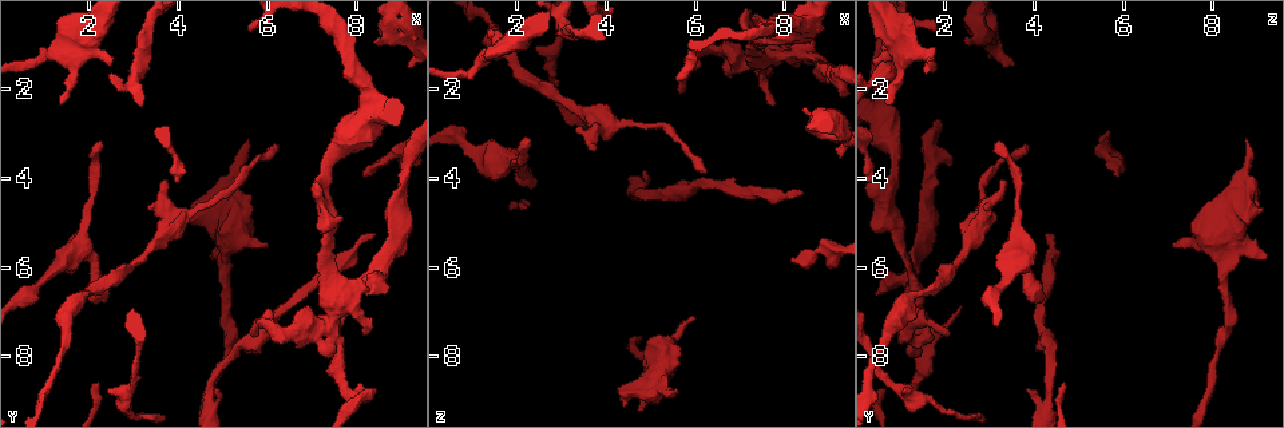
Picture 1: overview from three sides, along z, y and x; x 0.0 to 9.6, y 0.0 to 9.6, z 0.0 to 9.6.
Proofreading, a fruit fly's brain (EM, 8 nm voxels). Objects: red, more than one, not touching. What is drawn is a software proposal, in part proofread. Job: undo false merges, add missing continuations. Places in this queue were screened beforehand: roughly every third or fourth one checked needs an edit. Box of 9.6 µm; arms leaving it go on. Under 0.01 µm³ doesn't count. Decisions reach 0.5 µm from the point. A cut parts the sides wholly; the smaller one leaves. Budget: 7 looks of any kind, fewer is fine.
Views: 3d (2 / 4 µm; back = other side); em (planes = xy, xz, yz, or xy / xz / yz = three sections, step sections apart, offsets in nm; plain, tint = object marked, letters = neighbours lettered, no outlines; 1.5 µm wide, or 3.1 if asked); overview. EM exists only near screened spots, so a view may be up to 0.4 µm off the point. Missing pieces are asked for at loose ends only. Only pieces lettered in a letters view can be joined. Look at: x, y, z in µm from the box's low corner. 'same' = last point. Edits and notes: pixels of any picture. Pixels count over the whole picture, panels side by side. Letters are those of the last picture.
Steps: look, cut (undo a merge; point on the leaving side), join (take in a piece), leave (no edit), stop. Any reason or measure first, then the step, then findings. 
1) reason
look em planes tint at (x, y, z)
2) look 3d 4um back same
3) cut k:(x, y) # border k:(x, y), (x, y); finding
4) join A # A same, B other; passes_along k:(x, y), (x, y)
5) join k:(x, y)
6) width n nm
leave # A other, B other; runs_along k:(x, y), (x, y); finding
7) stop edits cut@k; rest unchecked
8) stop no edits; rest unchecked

branch stops here
look 3d 4um back at (8.25, 7.50, 1.50)

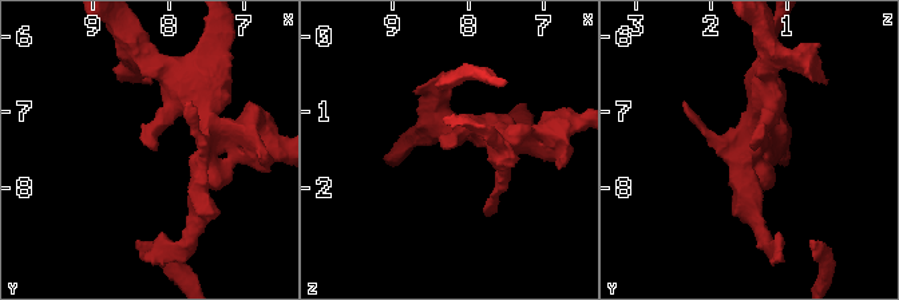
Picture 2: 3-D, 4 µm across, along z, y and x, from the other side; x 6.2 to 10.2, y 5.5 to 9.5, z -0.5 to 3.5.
now the EM
look em yz step 4 letters at (8.15, 7.50, 1.45)

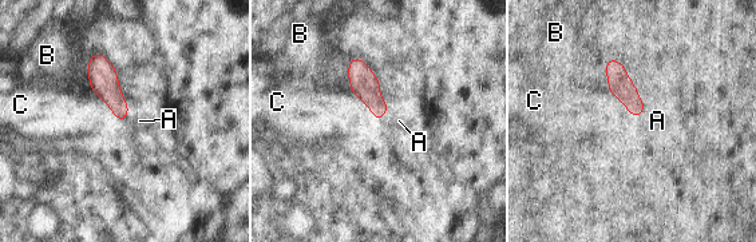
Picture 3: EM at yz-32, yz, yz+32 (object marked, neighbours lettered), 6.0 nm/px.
cut it another way
look em planes letters same

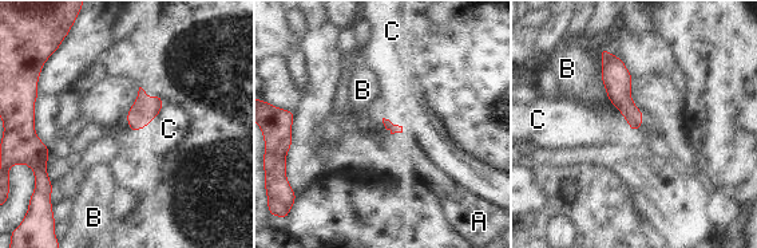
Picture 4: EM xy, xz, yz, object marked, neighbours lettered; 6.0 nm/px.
join A # A same, B other, C other; passes_along 4:(392, 128), (396, 132), (409, 156); the neuron continues

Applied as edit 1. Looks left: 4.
branch stops here
look 3d 2um at (5.55, 3.15, 8.80)

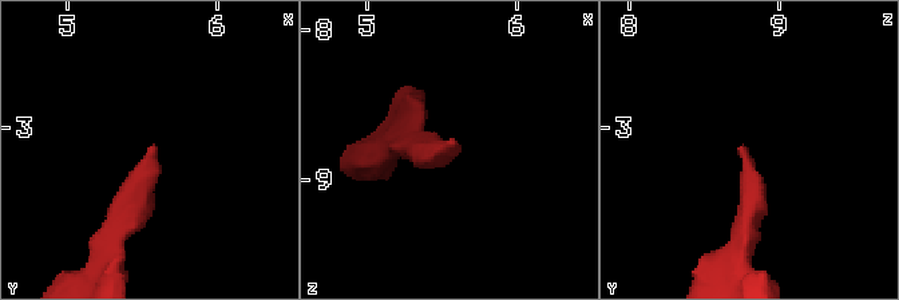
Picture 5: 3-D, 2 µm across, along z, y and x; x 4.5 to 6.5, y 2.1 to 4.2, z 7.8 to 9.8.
look em planes letters at (5.60, 3.14, 8.76)

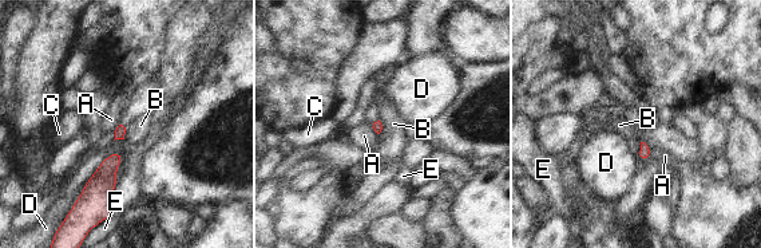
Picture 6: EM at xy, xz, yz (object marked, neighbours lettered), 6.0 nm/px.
longest_contact D 180 nm
leave # A other, B other, C other, D other, E other; border 6:(639, 142), (643, 142), (653, 153); no lettered piece goes on from it

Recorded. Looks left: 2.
stop edits join@4; rest unchecked

